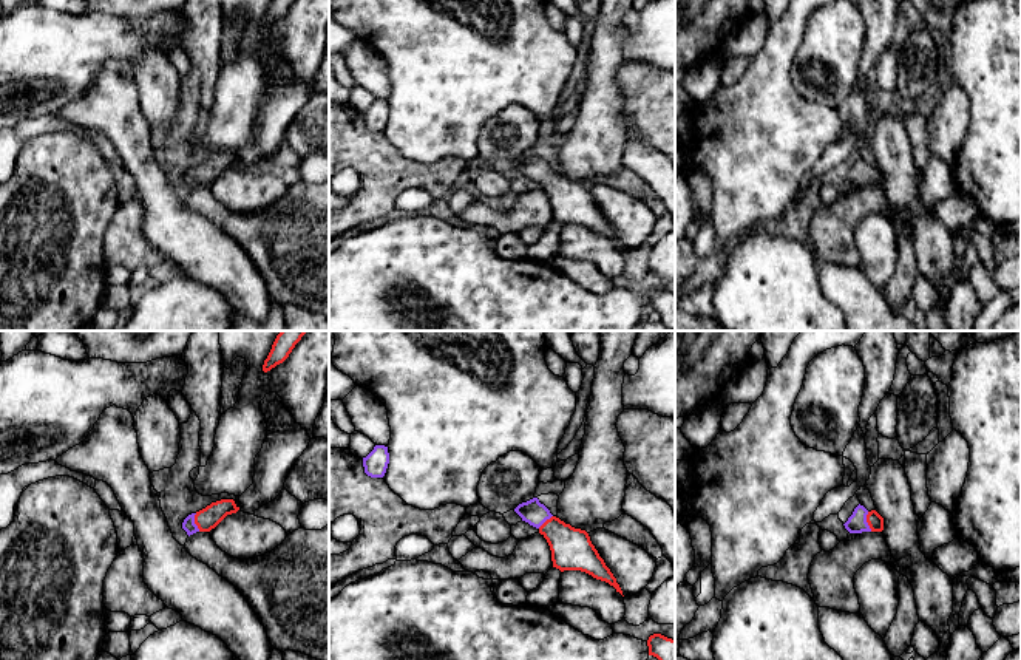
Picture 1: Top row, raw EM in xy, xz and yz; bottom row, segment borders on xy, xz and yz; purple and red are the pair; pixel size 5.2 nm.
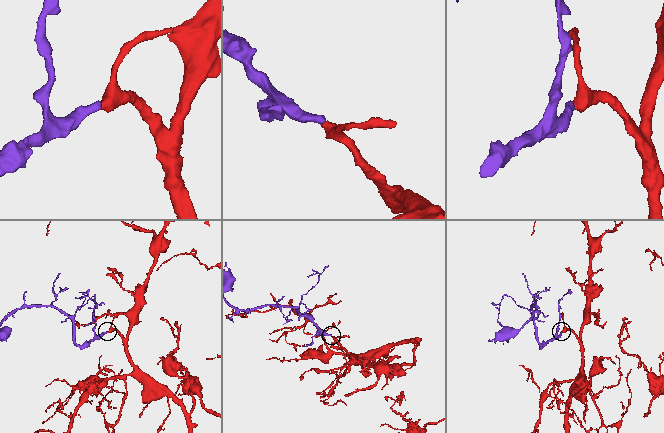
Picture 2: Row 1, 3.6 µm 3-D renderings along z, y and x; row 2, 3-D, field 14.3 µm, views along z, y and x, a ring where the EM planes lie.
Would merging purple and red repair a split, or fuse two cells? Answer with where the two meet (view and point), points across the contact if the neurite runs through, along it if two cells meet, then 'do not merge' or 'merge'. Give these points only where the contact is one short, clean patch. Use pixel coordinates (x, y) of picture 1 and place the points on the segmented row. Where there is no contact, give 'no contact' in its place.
meets purple in yz at (865, 521); runs through yz (856, 523), (865, 521), (873, 518); merge

